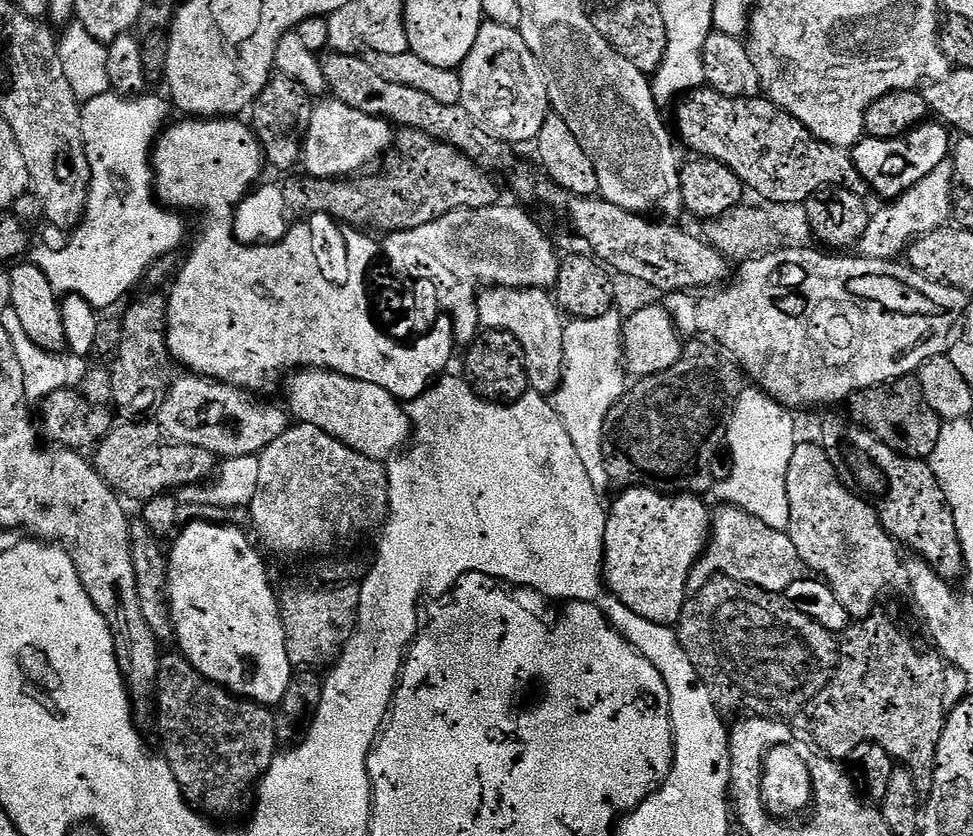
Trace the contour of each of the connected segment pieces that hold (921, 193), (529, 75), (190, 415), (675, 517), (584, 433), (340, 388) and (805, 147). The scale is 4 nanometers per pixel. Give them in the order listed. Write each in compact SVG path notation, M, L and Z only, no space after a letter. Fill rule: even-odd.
M951 159L943 160L934 166L934 170L930 170L930 174L926 174L926 178L922 178L922 182L885 203L885 208L873 211L869 225L858 241L859 253L869 260L892 260L899 257L896 255L901 255L916 237L945 227L951 221L948 219L954 216L952 186L955 179L955 166Z
M481 23L478 38L458 73L461 80L459 107L474 118L485 134L509 146L535 141L550 113L548 76L537 54L523 41L519 28Z
M184 375L188 376L169 385L156 410L161 426L172 430L173 441L194 445L215 454L230 450L226 453L253 455L263 451L268 434L279 434L289 427L289 417L282 408L280 410L276 406L254 402L243 389L211 377Z
M632 488L622 493L612 508L610 504L602 572L628 612L655 624L676 626L690 588L688 573L710 539L710 508L696 494L661 492Z
M613 311L604 318L573 319L572 325L569 323L564 330L564 367L561 370L560 386L551 397L550 408L555 419L564 423L563 431L576 443L580 455L589 461L598 459L600 451L605 451L604 423L608 421L609 410L619 402L626 391L626 371L622 363L622 320L618 316Z
M326 368L296 370L288 378L286 408L293 417L296 415L295 419L299 423L318 426L318 430L330 434L335 440L340 440L363 456L381 462L387 461L393 453L409 443L408 415L398 405L397 399L381 386L330 372Z
M710 87L696 88L691 92L687 93L675 105L676 108L676 128L675 131L678 133L678 140L681 145L685 144L690 151L694 152L697 157L708 157L712 160L717 160L718 162L729 167L730 170L734 172L741 180L743 186L749 193L757 192L761 196L761 201L767 203L794 203L794 204L804 204L805 202L811 200L817 194L823 193L825 190L831 190L834 188L839 188L841 186L847 185L848 172L850 176L850 156L845 149L835 148L830 146L826 142L819 140L817 136L812 135L811 132L806 130L806 126L802 126L802 122L798 122L798 118L794 118L789 112L784 112L777 104L772 103L771 100L767 98L757 98L757 99L740 99L738 97L727 97L724 94L720 94Z

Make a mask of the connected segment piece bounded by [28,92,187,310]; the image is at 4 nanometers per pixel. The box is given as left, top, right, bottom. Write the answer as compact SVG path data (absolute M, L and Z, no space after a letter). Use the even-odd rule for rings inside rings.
M111 92L85 101L81 109L80 133L87 164L91 168L91 184L88 187L84 218L71 233L73 236L66 248L34 248L28 256L29 263L45 274L50 290L57 296L80 296L97 310L108 308L124 297L154 260L163 254L173 253L174 248L170 244L172 236L184 240L187 233L179 217L181 215L164 207L155 198L151 149L157 136L169 123L168 118L174 108L167 97L150 93L131 98Z

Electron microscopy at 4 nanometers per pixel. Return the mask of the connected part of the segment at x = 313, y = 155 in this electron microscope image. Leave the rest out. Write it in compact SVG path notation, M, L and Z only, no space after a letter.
M324 98L308 116L308 129L302 140L304 168L313 180L339 180L363 173L367 164L381 159L394 143L393 125L387 120L362 114L362 110L346 106L338 99Z

